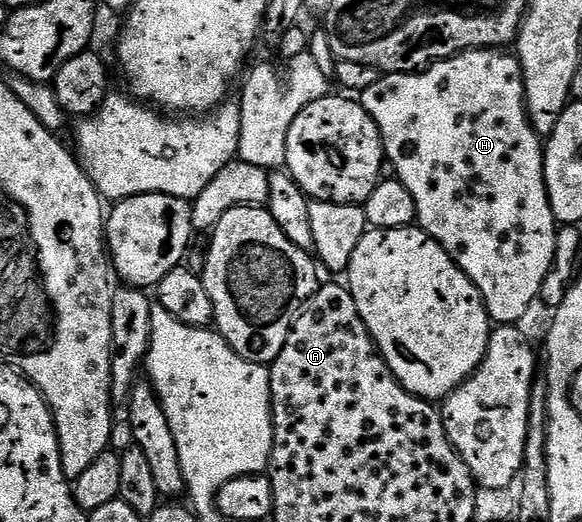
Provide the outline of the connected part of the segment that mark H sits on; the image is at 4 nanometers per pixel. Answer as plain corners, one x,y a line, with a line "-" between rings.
476,48
469,52
461,52
457,56
450,56
447,60
437,60
426,70
418,72
393,72
380,75
369,90
361,94
363,109
373,118
379,131
379,141
383,144
385,160
388,165
395,167
394,175
413,194
415,215
418,227
428,232
431,237
453,258
453,262
477,286
483,296
487,313
492,321
499,326
518,325
529,302
539,298
542,280
549,274
554,261
555,235
557,221
553,210
549,206
547,187
543,177
543,149
540,136
535,133
531,120
527,117
527,104
523,100
523,71
518,59
514,55
493,48

